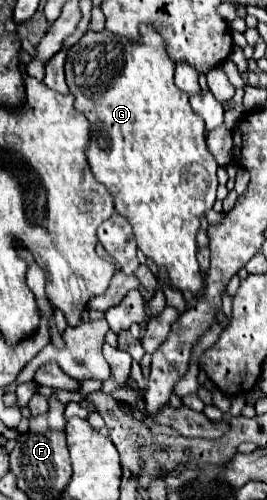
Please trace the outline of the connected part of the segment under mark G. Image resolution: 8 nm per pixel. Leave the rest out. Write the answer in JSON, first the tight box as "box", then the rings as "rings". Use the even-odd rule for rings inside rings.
{"box":[66,26,216,296],"rings":[[[140,26],[140,40],[120,38],[108,30],[88,30],[66,56],[66,84],[76,96],[76,110],[90,122],[88,162],[100,184],[108,188],[116,212],[126,218],[136,236],[138,248],[158,266],[166,266],[172,288],[192,290],[196,296],[204,290],[204,278],[196,260],[196,230],[200,216],[216,200],[216,160],[206,146],[204,120],[190,108],[188,94],[176,90],[174,60],[166,52],[164,38],[150,28]]]}

